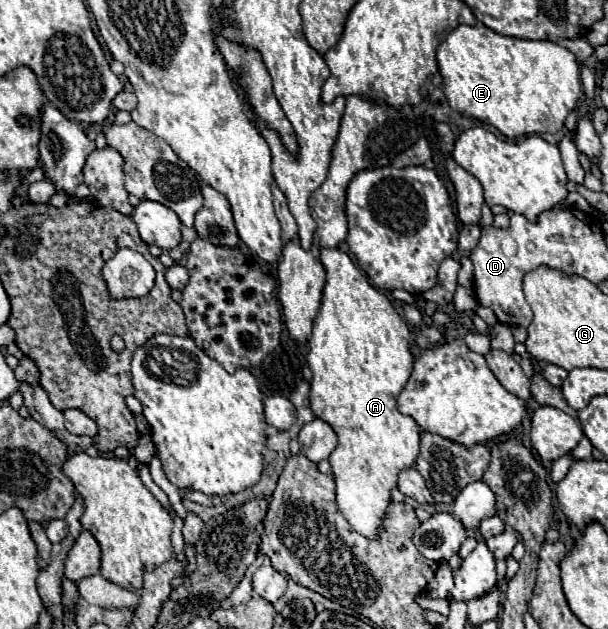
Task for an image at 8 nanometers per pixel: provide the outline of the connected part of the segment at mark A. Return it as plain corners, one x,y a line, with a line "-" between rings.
324,249
320,261
326,269
326,287
308,339
306,359
314,373
310,403
314,415
326,421
338,435
338,445
328,459
336,481
338,511
354,531
368,539
380,539
380,527
390,505
390,493
398,487
398,475
414,467
416,455
420,453
420,427
416,427
414,419
396,411
396,395
402,391
412,371
412,353
408,349
410,329
394,311
388,297
366,281
348,253
340,249

